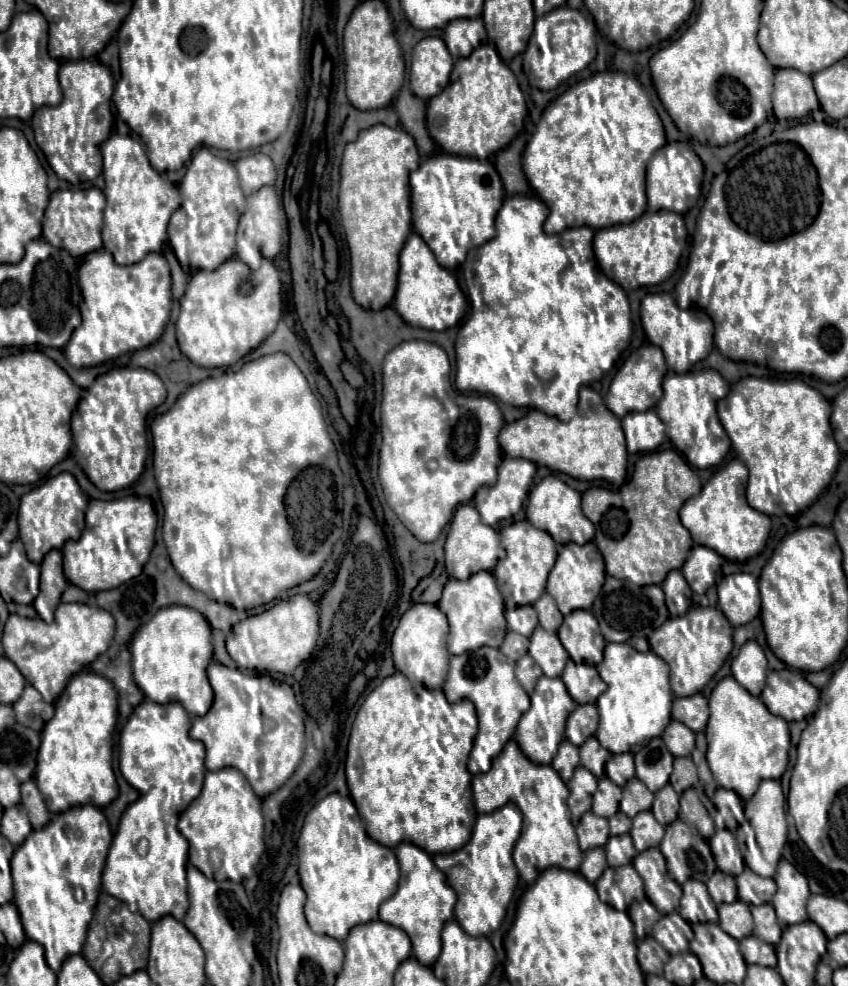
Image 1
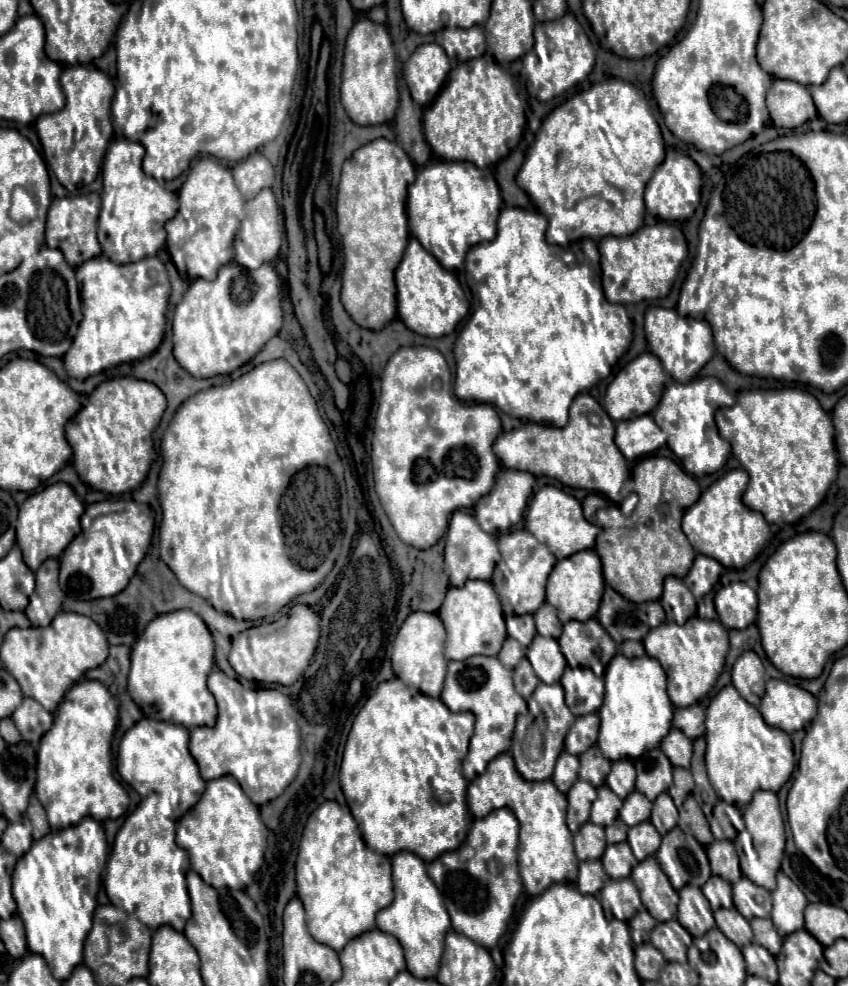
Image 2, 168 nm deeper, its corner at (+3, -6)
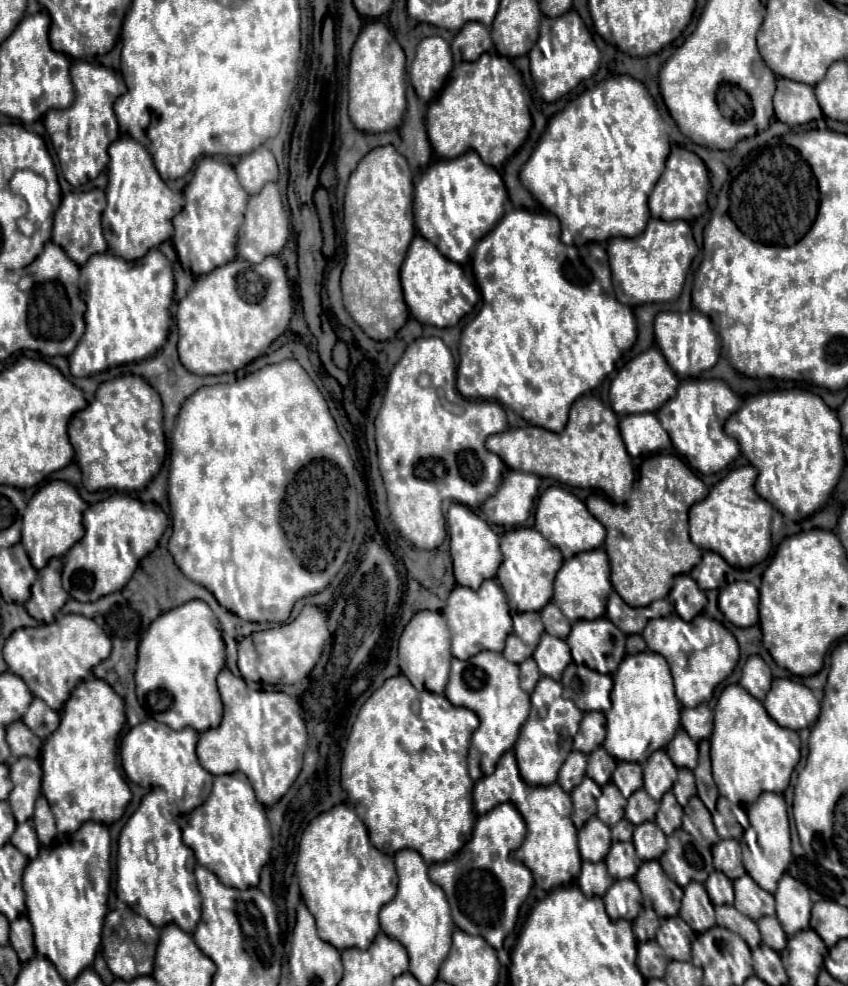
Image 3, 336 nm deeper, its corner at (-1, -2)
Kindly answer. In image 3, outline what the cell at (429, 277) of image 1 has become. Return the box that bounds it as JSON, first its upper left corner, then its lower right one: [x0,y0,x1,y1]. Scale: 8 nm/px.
[400,235,479,327]

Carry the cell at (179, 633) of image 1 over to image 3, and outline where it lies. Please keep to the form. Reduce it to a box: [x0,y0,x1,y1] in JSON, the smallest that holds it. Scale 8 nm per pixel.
[136,601,224,731]

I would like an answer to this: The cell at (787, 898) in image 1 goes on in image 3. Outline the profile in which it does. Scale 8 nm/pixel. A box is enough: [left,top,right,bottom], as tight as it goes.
[774,873,812,935]

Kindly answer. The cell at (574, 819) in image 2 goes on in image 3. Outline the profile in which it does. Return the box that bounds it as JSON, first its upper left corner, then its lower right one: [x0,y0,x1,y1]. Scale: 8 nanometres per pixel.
[570,777,602,829]

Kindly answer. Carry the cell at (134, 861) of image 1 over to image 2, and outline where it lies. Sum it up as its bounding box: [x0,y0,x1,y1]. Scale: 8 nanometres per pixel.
[104,793,190,933]

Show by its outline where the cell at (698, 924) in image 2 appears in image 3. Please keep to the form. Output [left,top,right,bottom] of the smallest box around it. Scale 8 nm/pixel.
[680,881,716,933]

